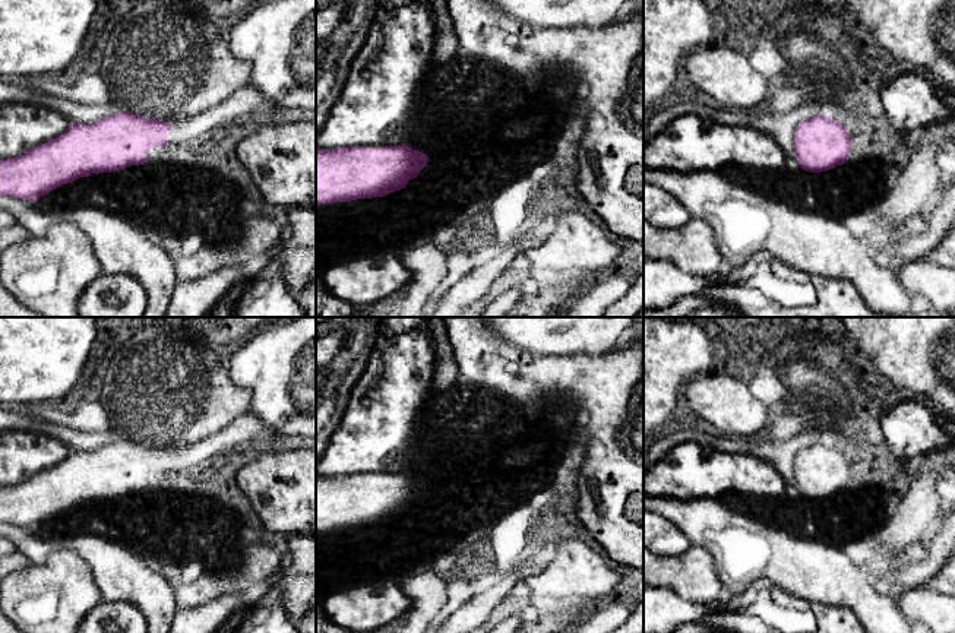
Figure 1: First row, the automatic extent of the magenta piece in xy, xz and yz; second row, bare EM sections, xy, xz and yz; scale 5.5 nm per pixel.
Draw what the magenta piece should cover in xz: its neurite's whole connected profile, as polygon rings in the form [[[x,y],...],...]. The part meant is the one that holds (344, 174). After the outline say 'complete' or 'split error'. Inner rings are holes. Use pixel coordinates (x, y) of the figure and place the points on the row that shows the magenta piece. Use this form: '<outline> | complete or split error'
[[[405,143],[385,148],[316,148],[316,206],[383,197],[405,189],[429,156]]] | complete

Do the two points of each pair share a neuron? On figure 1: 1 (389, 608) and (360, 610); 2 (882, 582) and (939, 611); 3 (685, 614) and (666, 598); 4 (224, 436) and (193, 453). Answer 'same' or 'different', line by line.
1: same
2: different
3: same
4: same

